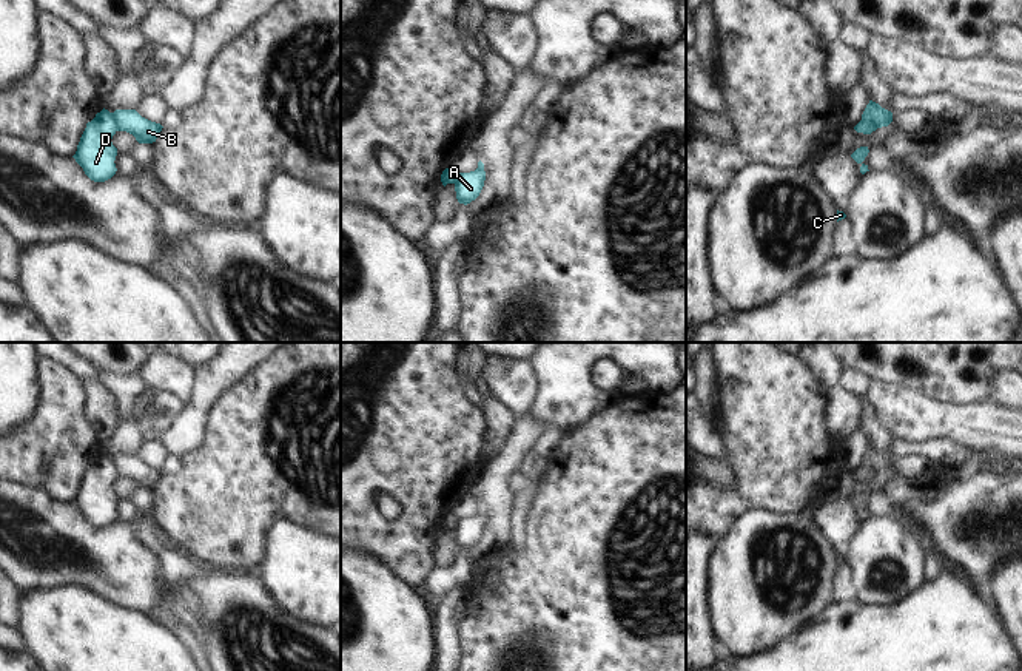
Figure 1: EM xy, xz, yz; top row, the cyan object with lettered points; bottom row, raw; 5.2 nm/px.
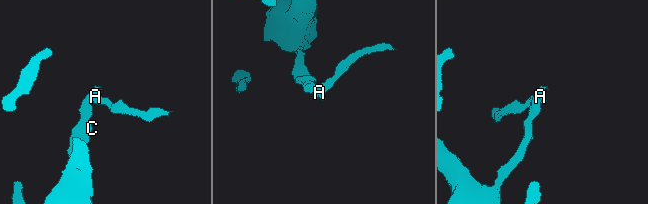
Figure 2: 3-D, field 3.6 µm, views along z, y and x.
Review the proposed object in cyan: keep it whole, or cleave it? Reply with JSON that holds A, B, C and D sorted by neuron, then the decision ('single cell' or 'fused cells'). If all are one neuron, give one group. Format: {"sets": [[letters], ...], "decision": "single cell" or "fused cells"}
{"sets": [["A", "B"], ["C", "D"]], "decision": "fused cells"}

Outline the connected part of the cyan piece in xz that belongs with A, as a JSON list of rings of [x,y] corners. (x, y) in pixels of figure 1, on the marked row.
[[[479,160],[478,168],[470,173],[459,173],[455,180],[455,191],[456,191],[456,199],[459,204],[470,204],[475,201],[486,180],[486,171],[484,171],[484,164]]]

